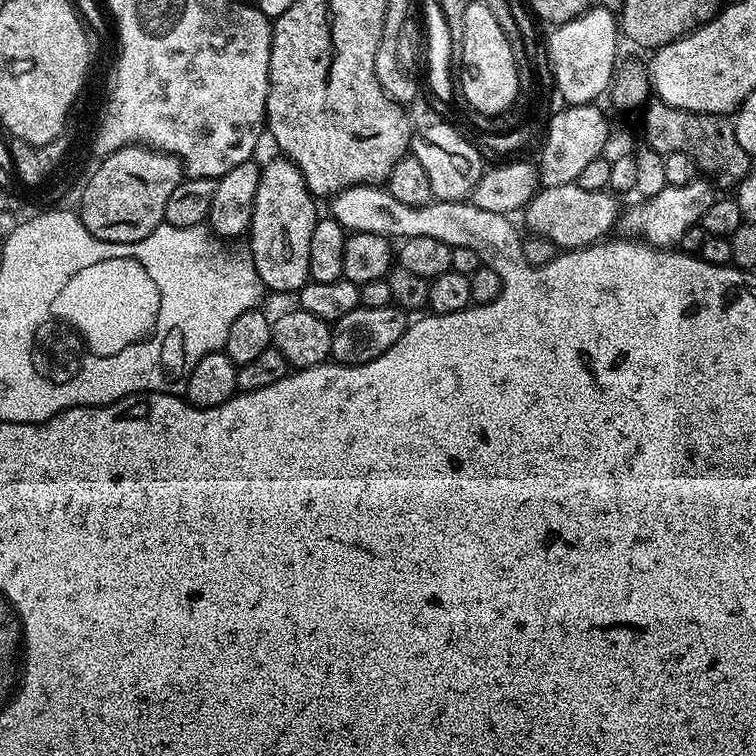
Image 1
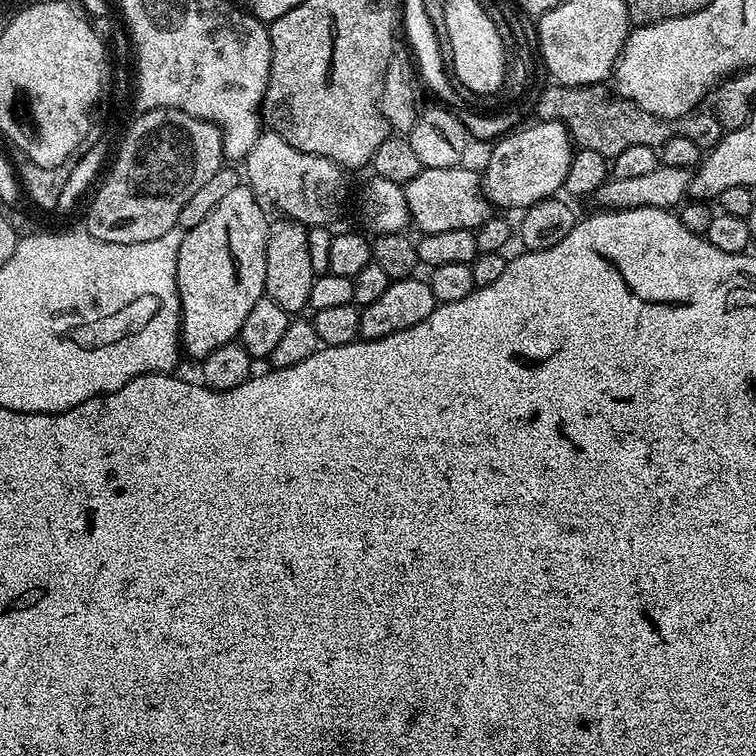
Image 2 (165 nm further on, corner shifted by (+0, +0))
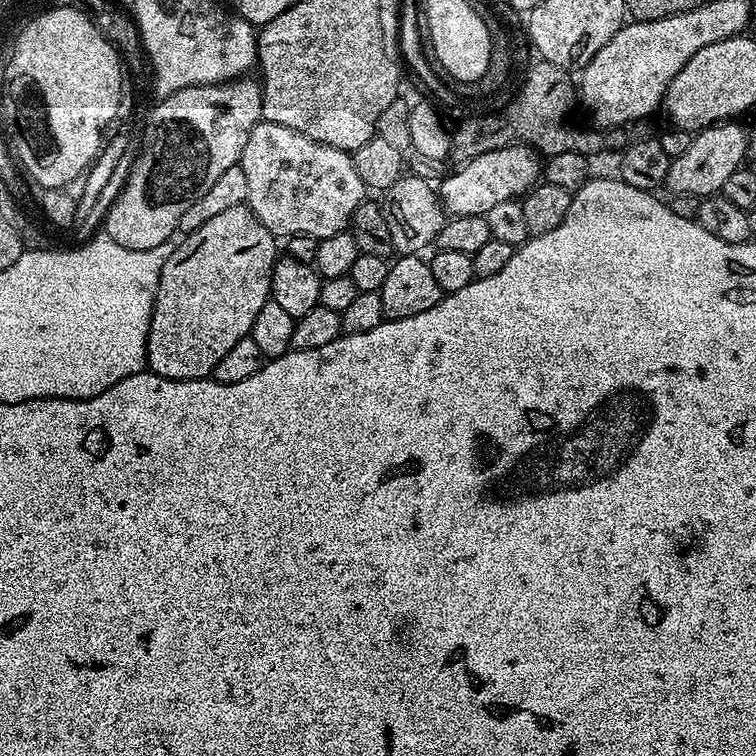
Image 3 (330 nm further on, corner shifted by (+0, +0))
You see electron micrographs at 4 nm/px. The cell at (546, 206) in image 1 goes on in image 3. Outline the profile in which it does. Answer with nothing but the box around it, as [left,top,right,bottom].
[666,122,749,198]

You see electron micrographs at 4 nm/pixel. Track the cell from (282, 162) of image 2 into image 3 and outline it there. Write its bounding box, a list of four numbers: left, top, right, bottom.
[239,120,368,240]

